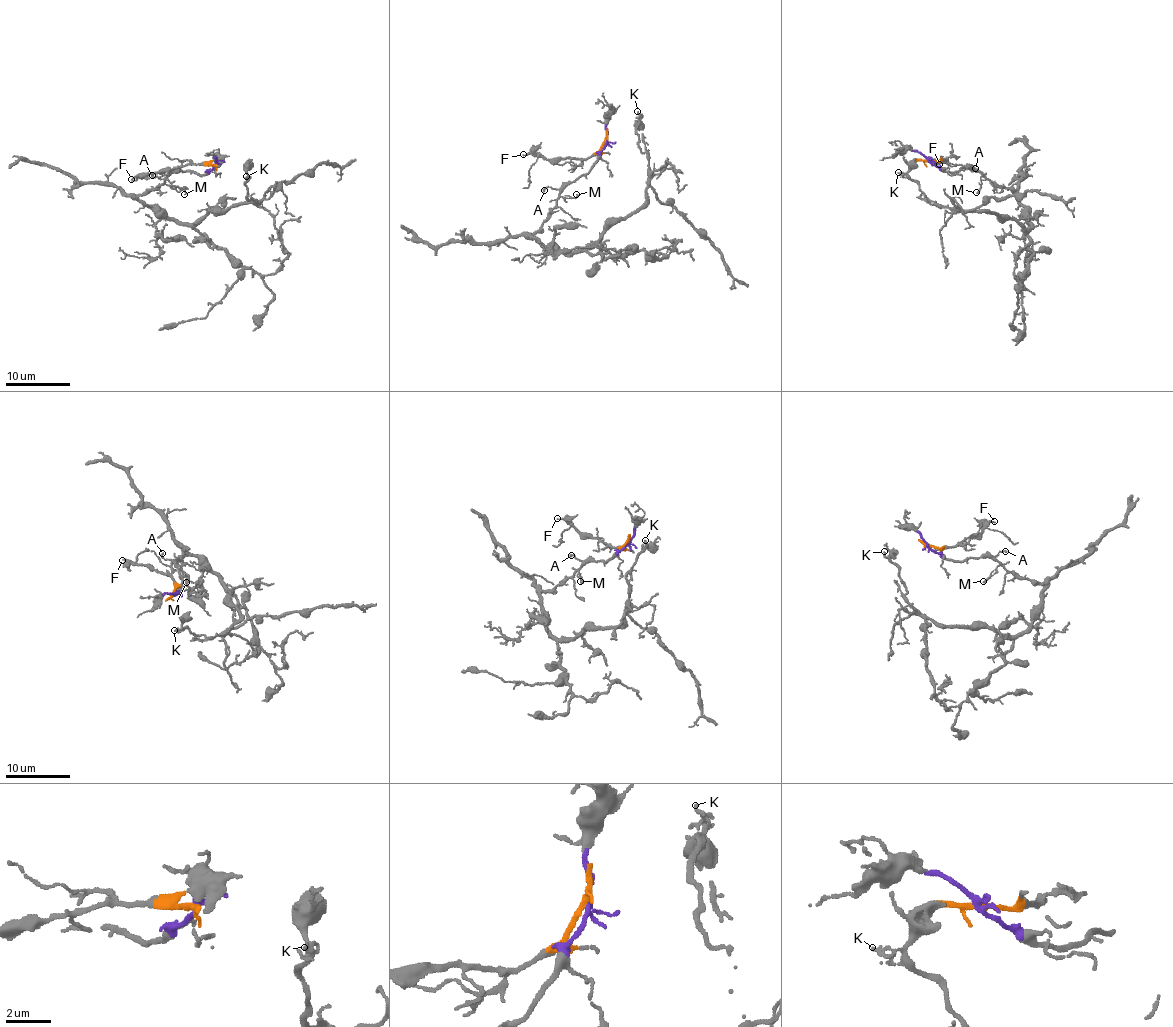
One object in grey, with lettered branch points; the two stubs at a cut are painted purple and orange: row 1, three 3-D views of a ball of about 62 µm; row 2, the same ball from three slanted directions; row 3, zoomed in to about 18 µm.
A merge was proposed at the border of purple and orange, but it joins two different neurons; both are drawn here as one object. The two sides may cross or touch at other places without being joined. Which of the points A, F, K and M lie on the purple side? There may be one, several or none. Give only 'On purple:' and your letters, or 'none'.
On purple: A, K, M

